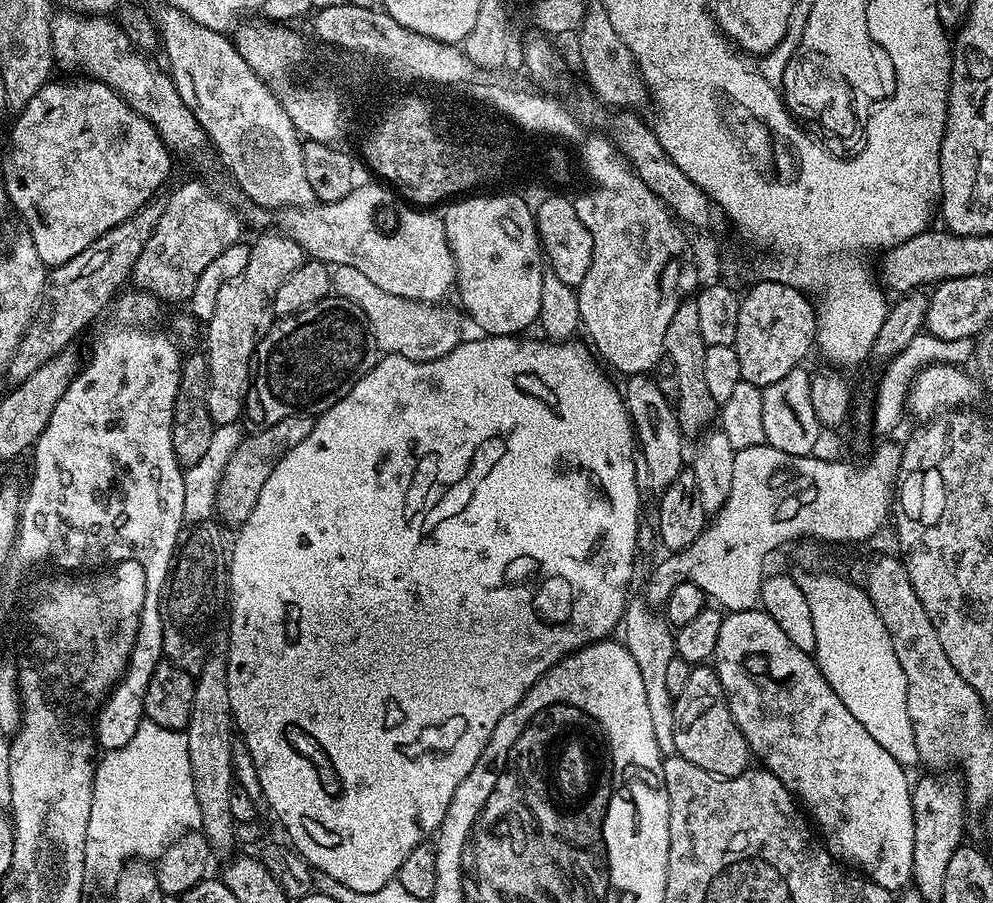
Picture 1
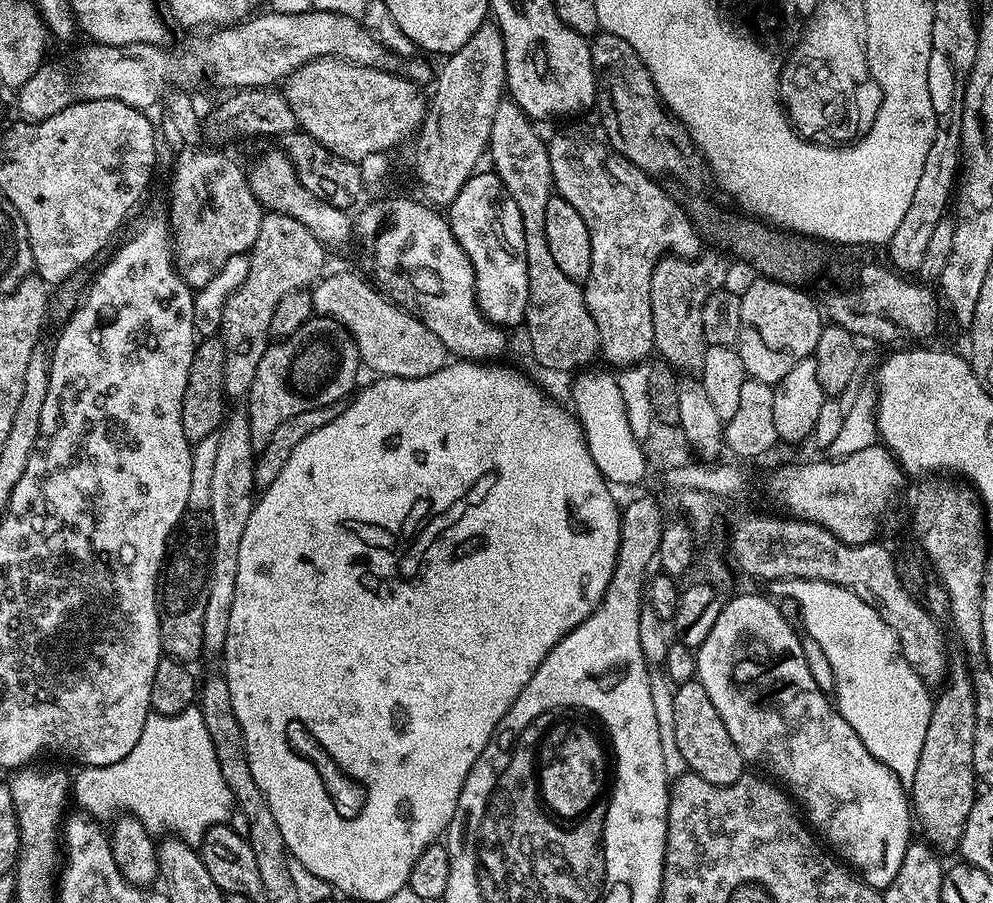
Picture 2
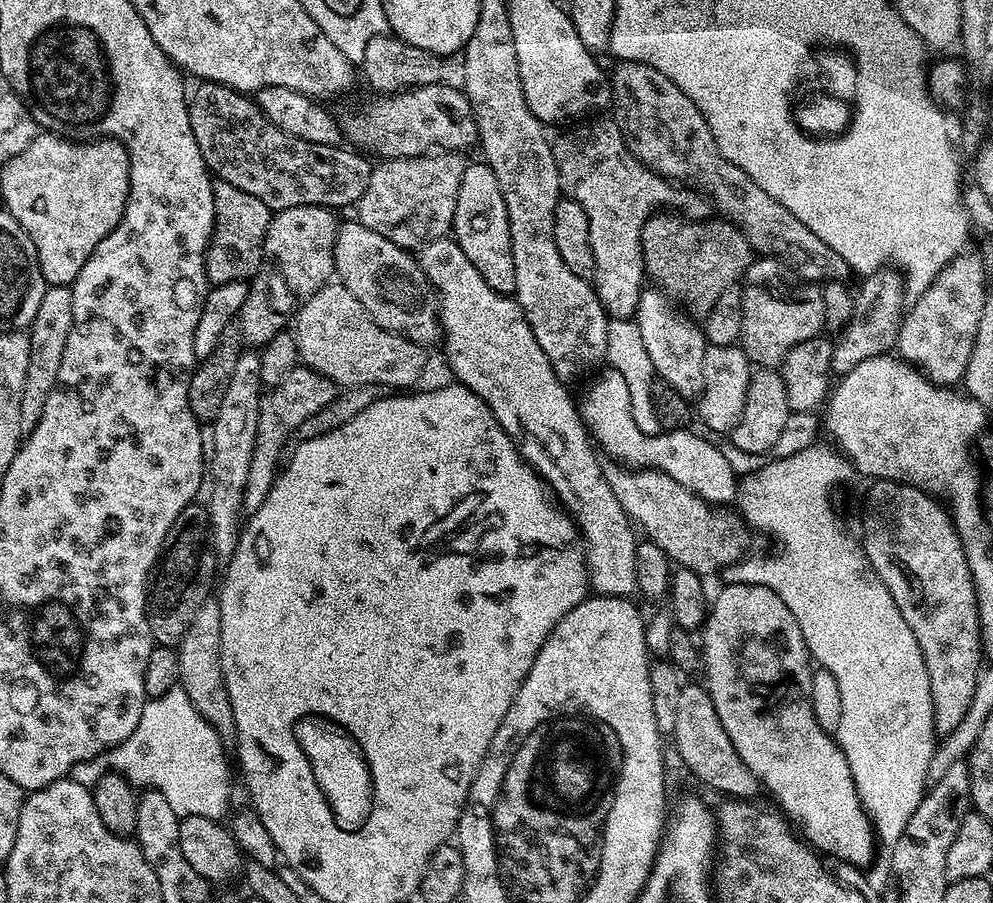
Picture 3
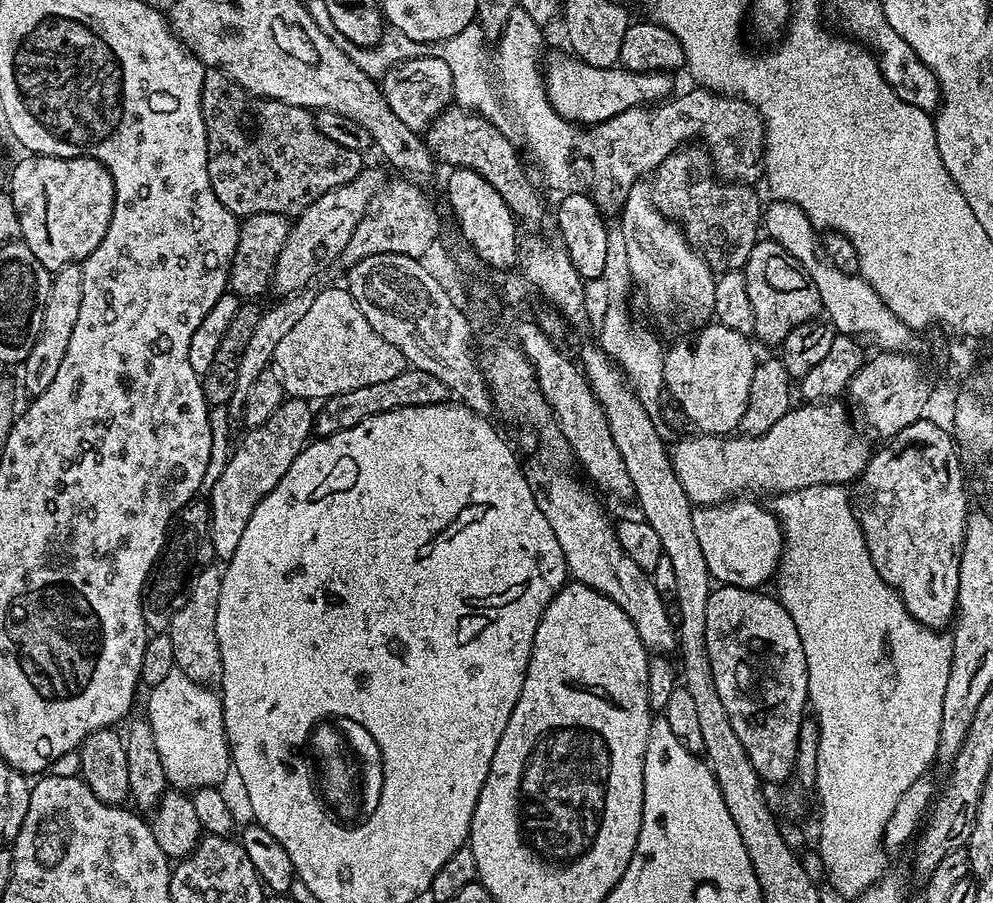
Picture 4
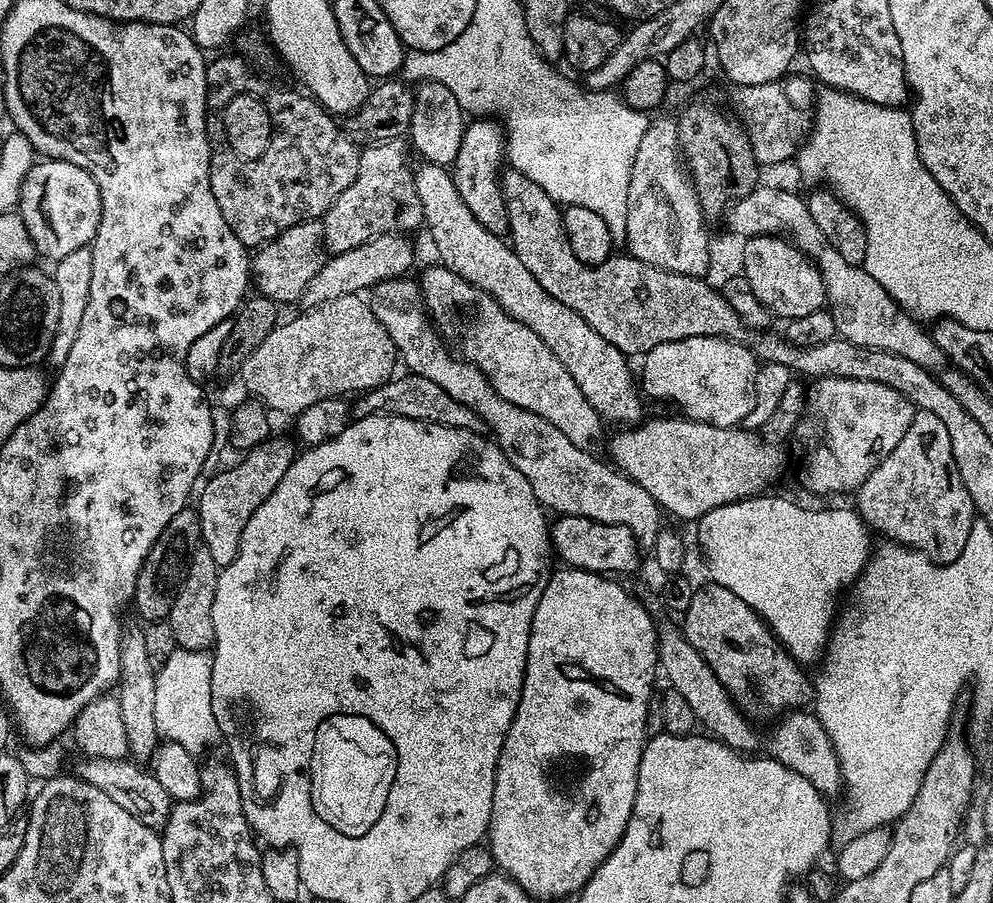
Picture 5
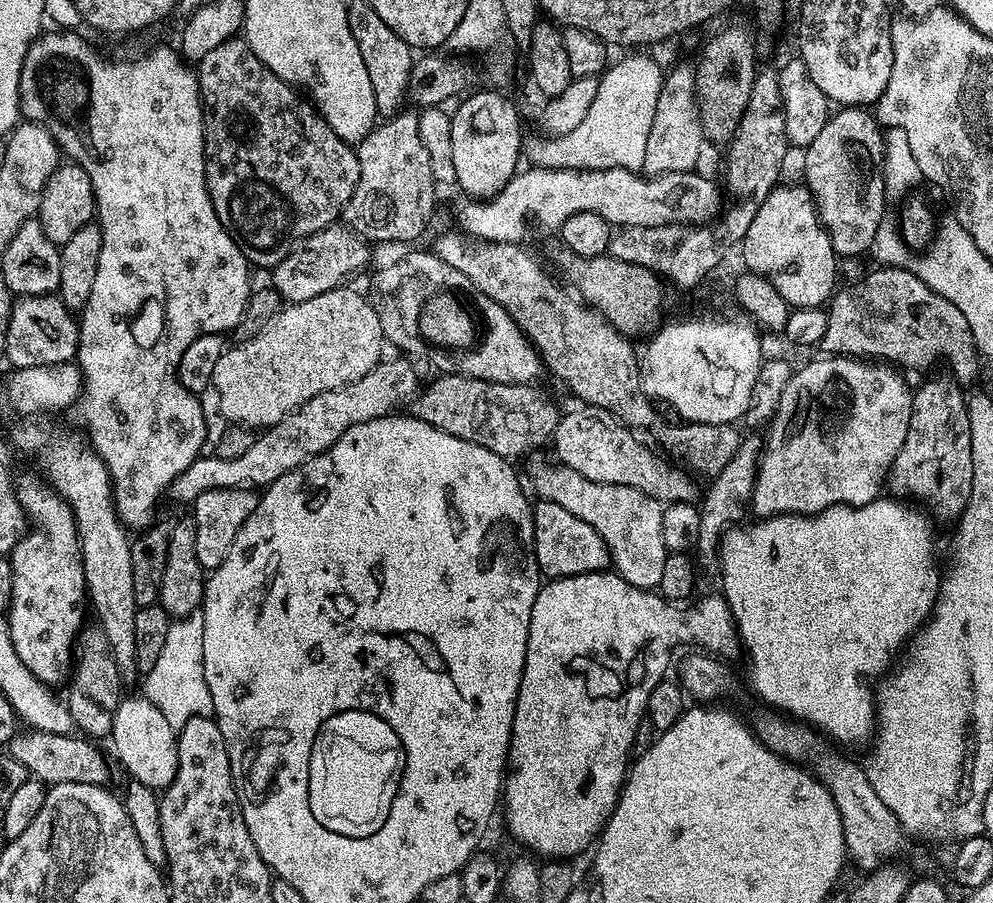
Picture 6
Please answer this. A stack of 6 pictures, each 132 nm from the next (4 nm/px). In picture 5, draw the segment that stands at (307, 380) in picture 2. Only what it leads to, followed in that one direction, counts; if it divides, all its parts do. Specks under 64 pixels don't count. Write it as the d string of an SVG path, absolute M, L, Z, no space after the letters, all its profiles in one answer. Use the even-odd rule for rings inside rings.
M273 434L258 446L247 449L241 455L244 457L233 468L221 467L208 481L203 481L204 489L202 484L199 489L200 504L198 503L200 538L217 567L229 565L237 556L246 522L250 522L254 510L258 510L258 506L262 506L262 502L266 502L266 498L274 494L274 486L282 482L282 474L286 474L286 470L290 470L290 466L296 461L298 448L289 440Z

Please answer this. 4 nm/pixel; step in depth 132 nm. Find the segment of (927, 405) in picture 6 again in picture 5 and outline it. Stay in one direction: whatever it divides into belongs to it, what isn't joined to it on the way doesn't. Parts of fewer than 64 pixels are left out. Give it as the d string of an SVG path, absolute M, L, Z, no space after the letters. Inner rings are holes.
M917 411L913 415L910 430L902 434L902 442L860 484L854 499L855 511L869 529L877 528L884 535L881 537L906 548L927 552L938 564L954 562L970 538L974 519L972 499L950 450L950 433L929 412Z

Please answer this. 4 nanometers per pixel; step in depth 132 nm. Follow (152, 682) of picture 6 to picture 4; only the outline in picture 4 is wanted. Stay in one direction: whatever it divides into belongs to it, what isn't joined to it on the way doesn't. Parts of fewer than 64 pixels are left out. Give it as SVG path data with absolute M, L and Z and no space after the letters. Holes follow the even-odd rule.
M178 670L166 674L166 678L162 678L162 682L158 682L158 686L151 688L147 694L149 696L146 719L154 730L154 746L158 748L158 758L162 758L169 785L176 790L217 787L219 780L230 772L230 749L224 733L224 711L219 695L211 687L196 684Z

